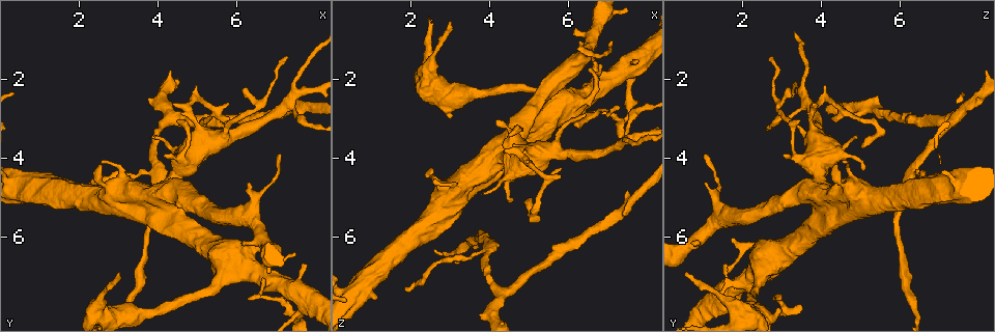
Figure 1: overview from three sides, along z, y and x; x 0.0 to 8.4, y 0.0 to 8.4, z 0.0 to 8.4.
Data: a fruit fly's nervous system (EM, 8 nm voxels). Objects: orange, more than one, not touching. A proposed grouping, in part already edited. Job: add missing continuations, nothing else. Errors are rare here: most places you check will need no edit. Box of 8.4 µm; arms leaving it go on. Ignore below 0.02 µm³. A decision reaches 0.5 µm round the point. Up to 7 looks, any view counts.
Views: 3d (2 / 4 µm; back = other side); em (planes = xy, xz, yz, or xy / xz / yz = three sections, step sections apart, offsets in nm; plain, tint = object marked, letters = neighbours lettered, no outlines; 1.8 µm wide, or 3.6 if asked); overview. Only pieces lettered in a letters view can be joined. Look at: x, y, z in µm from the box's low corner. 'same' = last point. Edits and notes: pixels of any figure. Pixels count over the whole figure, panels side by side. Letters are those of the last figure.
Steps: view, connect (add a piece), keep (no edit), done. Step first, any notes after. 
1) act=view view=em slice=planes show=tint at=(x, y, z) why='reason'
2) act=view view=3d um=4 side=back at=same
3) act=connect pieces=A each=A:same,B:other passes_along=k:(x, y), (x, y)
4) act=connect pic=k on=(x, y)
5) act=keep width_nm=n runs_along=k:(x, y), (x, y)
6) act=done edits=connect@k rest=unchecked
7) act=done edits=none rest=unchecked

act=view view=3d um=4 at=(4.50, 4.50, 3.90)

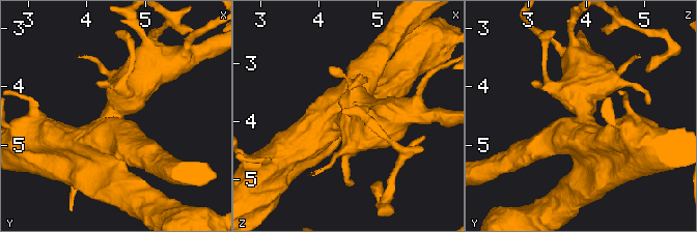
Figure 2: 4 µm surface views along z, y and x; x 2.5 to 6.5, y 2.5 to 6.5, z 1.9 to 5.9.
act=view view=em um=3.6 slice=xy step=8 show=tint at=(4.50, 4.45, 3.95) arms=4

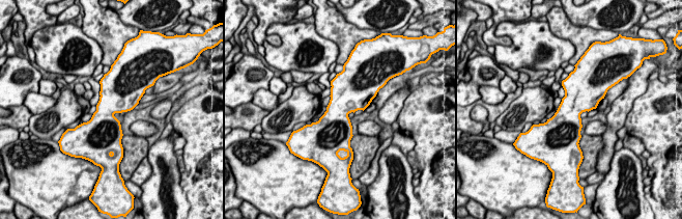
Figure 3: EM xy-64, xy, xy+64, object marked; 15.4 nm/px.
act=view view=em um=3.6 slice=xy step=8 show=letters at=same

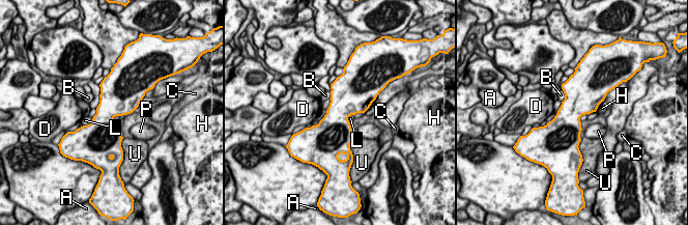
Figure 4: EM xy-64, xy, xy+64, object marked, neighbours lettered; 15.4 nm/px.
act=keep each=A:other,B:other,C:other,D:other,H:other,L:other,P:other,U:other border=4:(93, 117), (88, 123), (83, 125) found='no lettered piece goes on from it'

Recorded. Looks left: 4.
act=view view=em slice=planes show=letters at=(7.10, 3.95, 1.00) why='thin end'

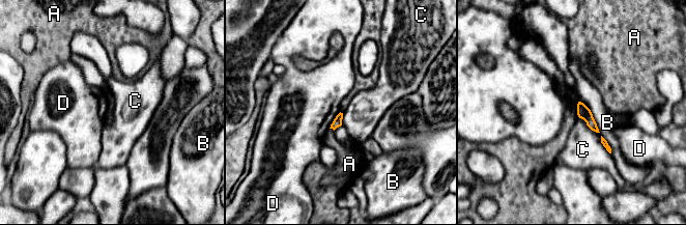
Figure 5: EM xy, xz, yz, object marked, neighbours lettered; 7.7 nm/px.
act=keep width_nm=70 each=A:other,B:other,C:other,D:other border=5:(577, 114), (592, 130), (599, 133) found='no lettered piece goes on from it'

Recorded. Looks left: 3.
act=view view=em slice=planes show=letters at=(6.35, 7.60, 3.00) why='thin end'

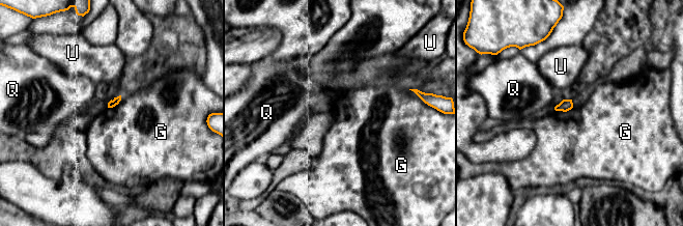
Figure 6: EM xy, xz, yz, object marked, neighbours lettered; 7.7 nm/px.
act=keep each=G:other,Q:other,U:other border=6:(121, 95), (117, 104), (108, 108) found='none of them fits'

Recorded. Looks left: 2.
act=done edits=none rest=unchecked

